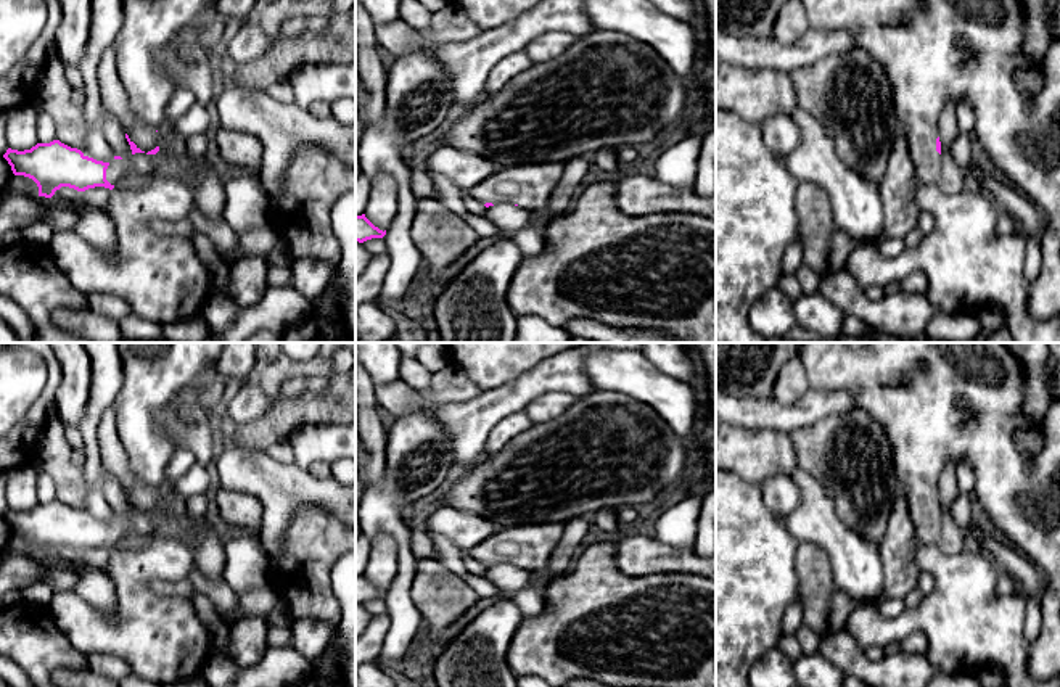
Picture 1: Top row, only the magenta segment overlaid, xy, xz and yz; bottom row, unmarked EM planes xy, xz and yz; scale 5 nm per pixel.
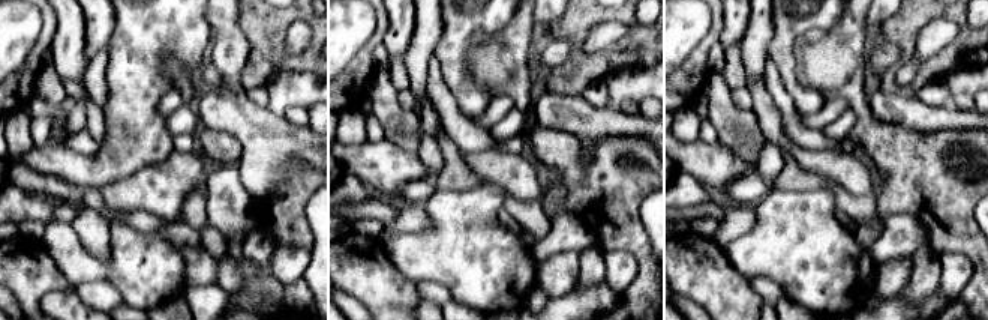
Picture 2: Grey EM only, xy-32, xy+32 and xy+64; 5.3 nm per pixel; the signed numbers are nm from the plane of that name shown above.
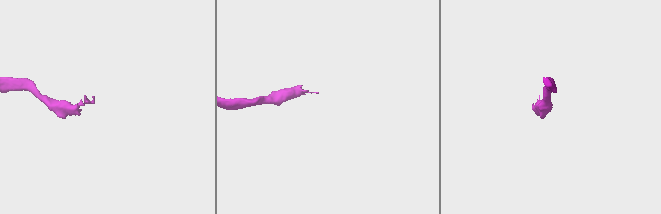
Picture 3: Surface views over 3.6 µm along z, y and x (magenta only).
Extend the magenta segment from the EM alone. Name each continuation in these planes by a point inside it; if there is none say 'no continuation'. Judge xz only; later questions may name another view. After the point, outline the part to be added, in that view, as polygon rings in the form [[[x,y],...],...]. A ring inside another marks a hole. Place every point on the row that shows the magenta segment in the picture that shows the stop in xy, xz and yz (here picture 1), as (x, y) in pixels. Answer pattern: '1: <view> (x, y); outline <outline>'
1: xz (531, 185); outline [[[565,162],[503,167],[497,169],[468,193],[483,204],[518,204],[536,211],[548,204],[563,172]]]

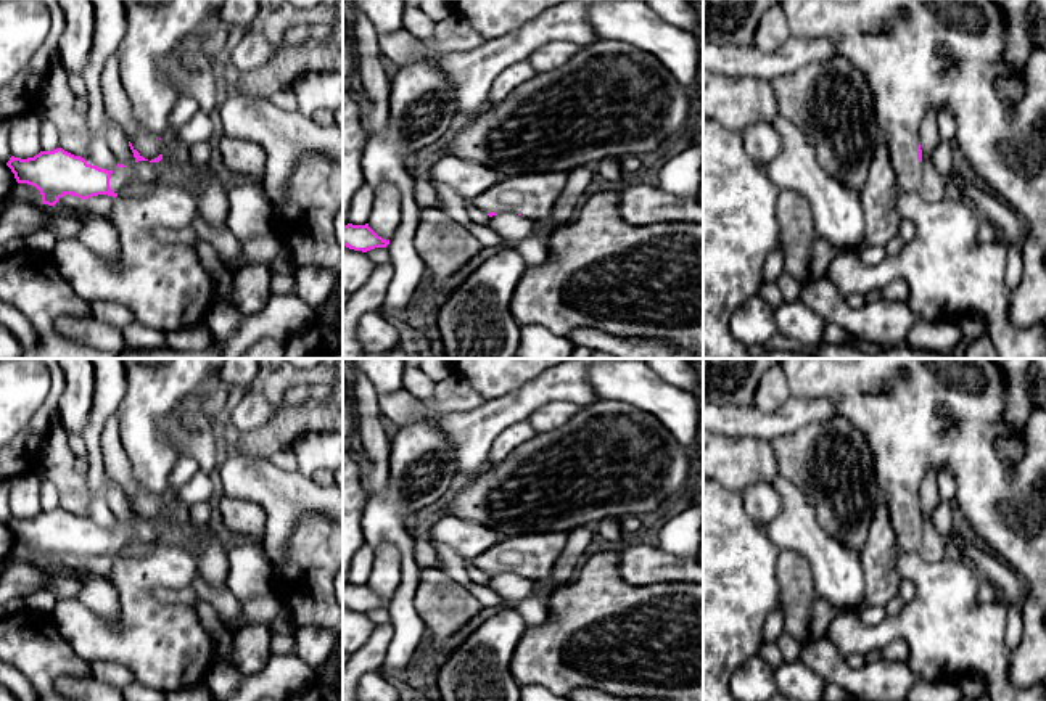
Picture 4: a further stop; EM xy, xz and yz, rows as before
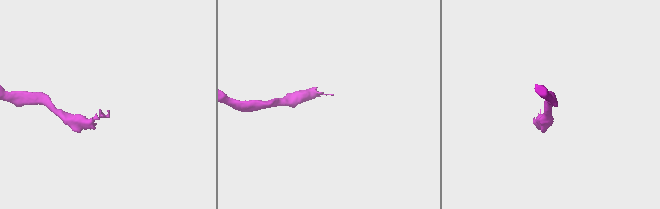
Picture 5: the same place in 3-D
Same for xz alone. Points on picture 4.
1: xz (535, 195); outline [[[568,172],[507,177],[500,178],[472,203],[486,214],[521,214],[539,220],[552,214],[566,182]]]

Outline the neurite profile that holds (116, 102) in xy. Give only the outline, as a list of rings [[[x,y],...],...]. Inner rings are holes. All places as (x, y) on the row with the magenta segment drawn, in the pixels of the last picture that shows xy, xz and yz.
[[[116,53],[103,68],[101,93],[106,116],[119,124],[134,150],[148,161],[163,154],[163,141],[140,127],[132,116],[130,100],[119,79],[119,58]]]

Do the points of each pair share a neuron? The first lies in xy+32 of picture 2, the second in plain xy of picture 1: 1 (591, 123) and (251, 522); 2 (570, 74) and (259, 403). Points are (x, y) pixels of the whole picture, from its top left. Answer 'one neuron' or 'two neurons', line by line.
1: two neurons
2: two neurons

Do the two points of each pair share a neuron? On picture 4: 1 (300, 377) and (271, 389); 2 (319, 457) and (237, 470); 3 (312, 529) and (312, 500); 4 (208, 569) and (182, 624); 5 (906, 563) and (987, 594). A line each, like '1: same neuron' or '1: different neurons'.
1: same neuron
2: different neurons
3: different neurons
4: different neurons
5: different neurons

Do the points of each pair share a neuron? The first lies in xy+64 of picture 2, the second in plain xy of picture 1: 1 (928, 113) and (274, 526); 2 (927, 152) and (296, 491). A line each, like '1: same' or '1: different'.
1: same
2: different

